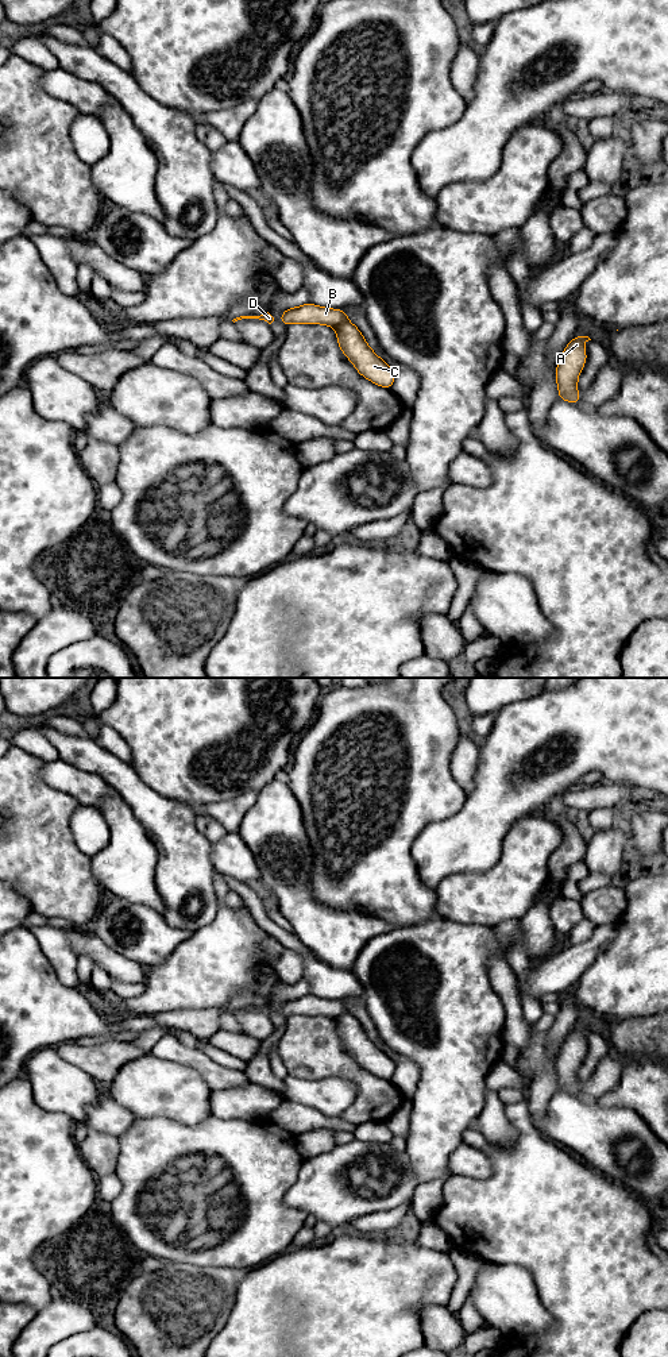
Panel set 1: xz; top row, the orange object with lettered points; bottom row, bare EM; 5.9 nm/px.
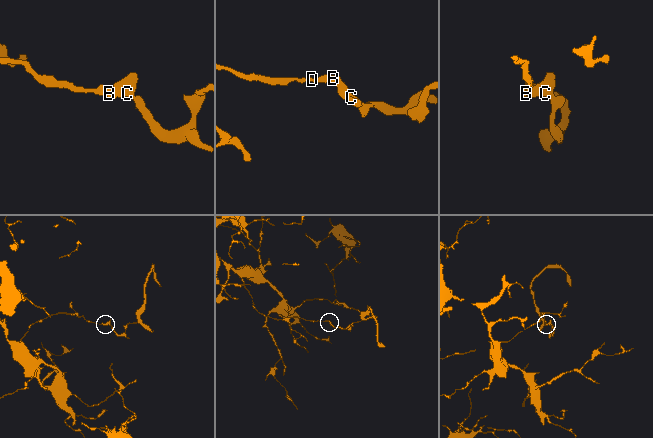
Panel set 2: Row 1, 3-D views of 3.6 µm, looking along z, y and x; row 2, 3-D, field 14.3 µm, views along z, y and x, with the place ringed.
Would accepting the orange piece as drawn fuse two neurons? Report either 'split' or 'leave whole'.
split

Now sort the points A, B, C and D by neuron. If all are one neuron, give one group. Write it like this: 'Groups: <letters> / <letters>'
Groups: A C / B D

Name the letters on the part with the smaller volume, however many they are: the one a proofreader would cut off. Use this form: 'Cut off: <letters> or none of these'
Cut off: A, C

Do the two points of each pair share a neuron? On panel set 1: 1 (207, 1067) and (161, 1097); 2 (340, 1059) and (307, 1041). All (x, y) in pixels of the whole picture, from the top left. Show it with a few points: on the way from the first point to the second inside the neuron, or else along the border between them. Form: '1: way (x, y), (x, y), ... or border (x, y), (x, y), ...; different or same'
1: border (168, 1060), (192, 1067), (212, 1090); different
2: way (332, 1059), (315, 1049); same

